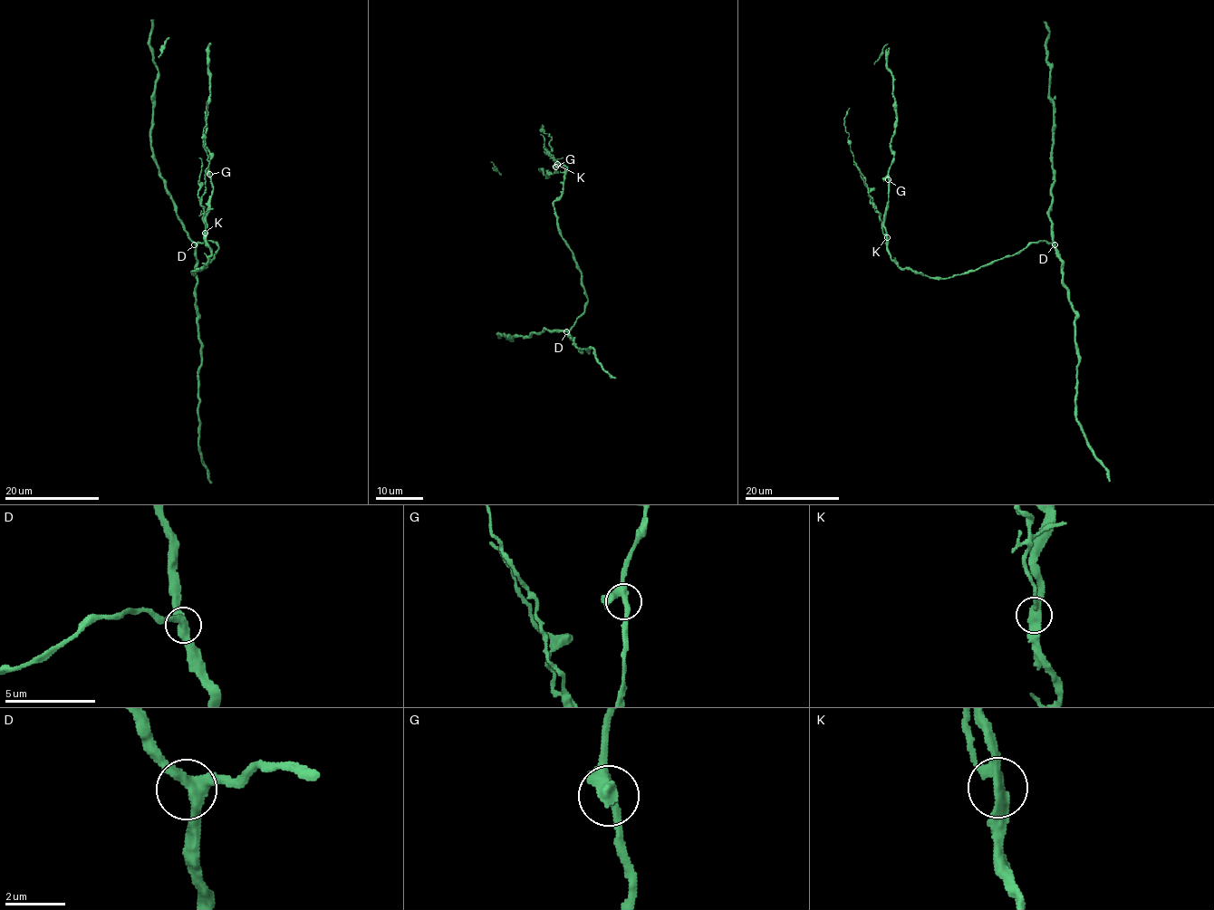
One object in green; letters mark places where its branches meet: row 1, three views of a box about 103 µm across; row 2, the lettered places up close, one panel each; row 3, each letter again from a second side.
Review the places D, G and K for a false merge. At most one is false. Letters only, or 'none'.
K

